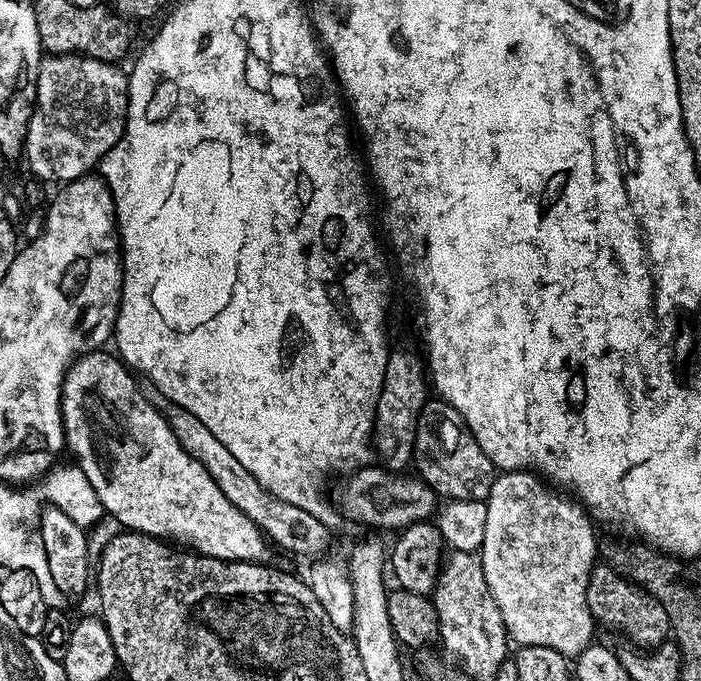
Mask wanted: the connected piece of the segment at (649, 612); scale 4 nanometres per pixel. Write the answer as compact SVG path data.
M597 563L592 569L586 590L588 605L592 611L592 619L621 632L629 645L641 650L651 650L660 647L669 639L672 627L670 618L666 618L666 610L662 610L662 602L654 598L644 588L639 588L631 580L618 574L610 565Z

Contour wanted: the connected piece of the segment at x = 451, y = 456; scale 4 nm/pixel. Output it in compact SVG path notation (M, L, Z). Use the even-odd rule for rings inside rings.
M447 406L441 409L441 412L423 413L422 423L416 430L411 463L414 468L416 464L415 471L419 479L430 485L437 497L445 501L487 501L490 486L497 478L498 469L490 462L490 458L486 458L486 454L482 454L482 450L472 439L472 433L457 419L452 409Z

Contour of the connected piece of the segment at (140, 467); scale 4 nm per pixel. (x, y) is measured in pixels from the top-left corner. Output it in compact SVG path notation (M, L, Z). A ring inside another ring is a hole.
M87 352L74 361L64 375L60 395L67 451L76 455L75 463L86 474L105 513L121 529L155 536L165 542L175 542L201 556L219 560L263 561L270 549L263 532L222 494L218 483L206 472L202 462L196 461L179 445L163 411L154 407L142 390L140 393L135 375L124 376L124 361L109 352Z

